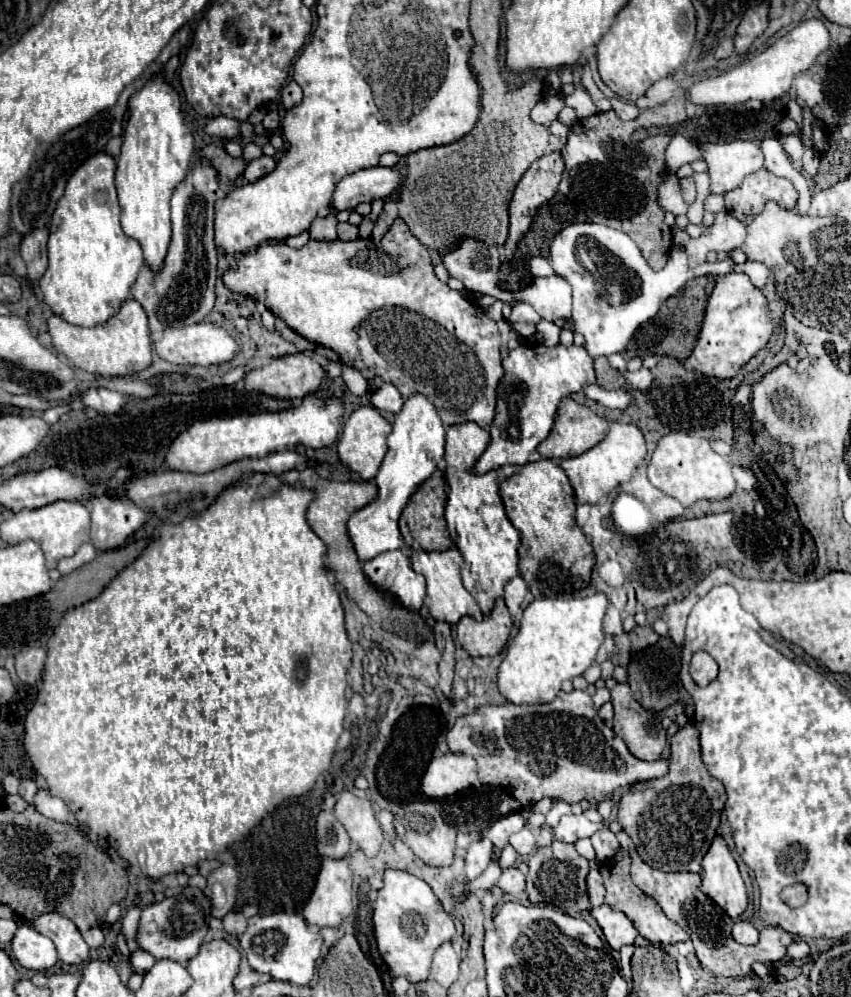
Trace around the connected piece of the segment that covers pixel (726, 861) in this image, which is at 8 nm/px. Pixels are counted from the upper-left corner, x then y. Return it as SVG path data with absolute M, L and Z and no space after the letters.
M723 837L713 839L701 865L701 891L723 907L731 919L737 919L747 909L747 889Z

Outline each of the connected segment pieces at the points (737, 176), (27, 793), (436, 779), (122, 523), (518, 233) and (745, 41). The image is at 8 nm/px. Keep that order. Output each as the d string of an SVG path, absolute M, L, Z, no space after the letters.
M731 141L731 143L701 143L699 145L703 161L709 167L711 187L709 193L725 195L727 191L739 187L745 175L763 167L763 153L751 141Z
M23 779L23 781L21 781L21 785L19 785L19 795L21 795L27 803L31 803L35 791L37 791L35 781L31 781L31 779Z
M447 753L433 759L423 777L423 793L431 799L455 795L477 781L477 763L471 755Z
M99 493L89 501L91 509L91 543L97 551L119 549L141 529L145 513L127 499L115 499Z
M553 151L553 153L547 153L543 157L539 157L521 177L521 181L517 183L515 187L515 193L513 193L513 199L509 203L509 237L505 241L505 251L507 251L507 257L511 259L519 239L523 237L523 233L529 229L531 221L533 221L533 215L537 213L537 209L549 201L555 193L557 193L557 185L561 181L561 173L565 169L565 163L563 163L563 157L559 151Z
M757 3L753 7L749 7L737 27L737 35L735 35L735 51L737 53L745 53L751 43L763 35L763 31L769 25L769 3Z

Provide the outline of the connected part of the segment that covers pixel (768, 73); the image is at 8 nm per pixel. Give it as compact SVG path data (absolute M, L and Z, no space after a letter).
M821 19L803 21L791 33L777 39L771 47L767 47L763 53L755 55L753 59L749 59L725 73L695 81L687 89L687 99L693 105L707 107L707 105L723 105L723 103L737 105L737 103L745 103L749 99L769 101L769 99L781 97L783 93L789 91L793 77L797 73L809 69L809 65L817 59L817 55L821 51L825 51L827 47L829 47L829 33L827 33L825 23Z

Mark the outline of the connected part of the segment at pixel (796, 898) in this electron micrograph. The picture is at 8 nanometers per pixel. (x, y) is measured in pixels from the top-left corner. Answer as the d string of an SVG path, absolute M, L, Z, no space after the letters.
M795 883L795 885L791 885L791 887L785 887L783 891L781 891L781 899L788 906L788 902L796 902L798 906L804 905L807 901L807 889L805 889L805 885L799 885L799 883Z

